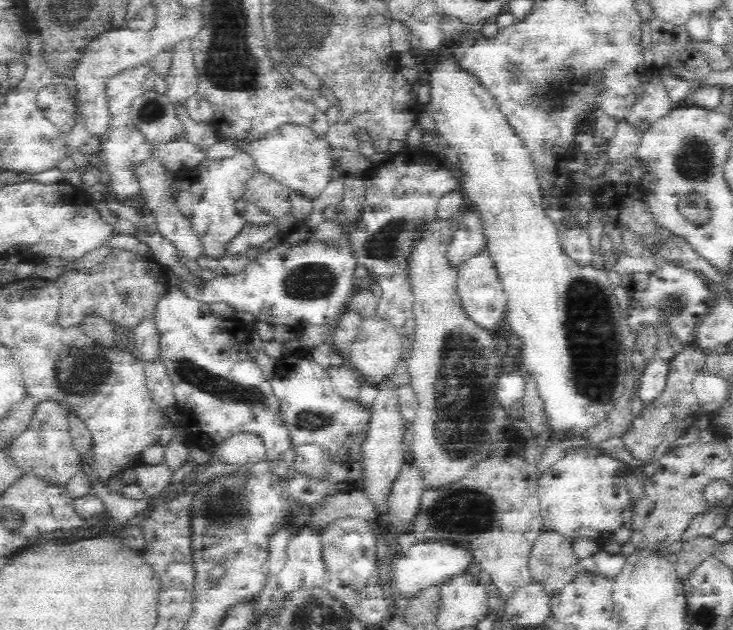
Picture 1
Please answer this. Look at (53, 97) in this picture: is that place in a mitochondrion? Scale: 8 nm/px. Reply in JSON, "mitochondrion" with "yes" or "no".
{"mitochondrion":"no"}

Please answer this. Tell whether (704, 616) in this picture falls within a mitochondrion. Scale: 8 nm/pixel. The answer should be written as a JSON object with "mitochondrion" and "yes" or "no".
{"mitochondrion":"yes"}

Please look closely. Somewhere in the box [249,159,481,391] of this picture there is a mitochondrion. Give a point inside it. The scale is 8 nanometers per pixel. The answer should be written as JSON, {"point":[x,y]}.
{"point":[309,281]}

